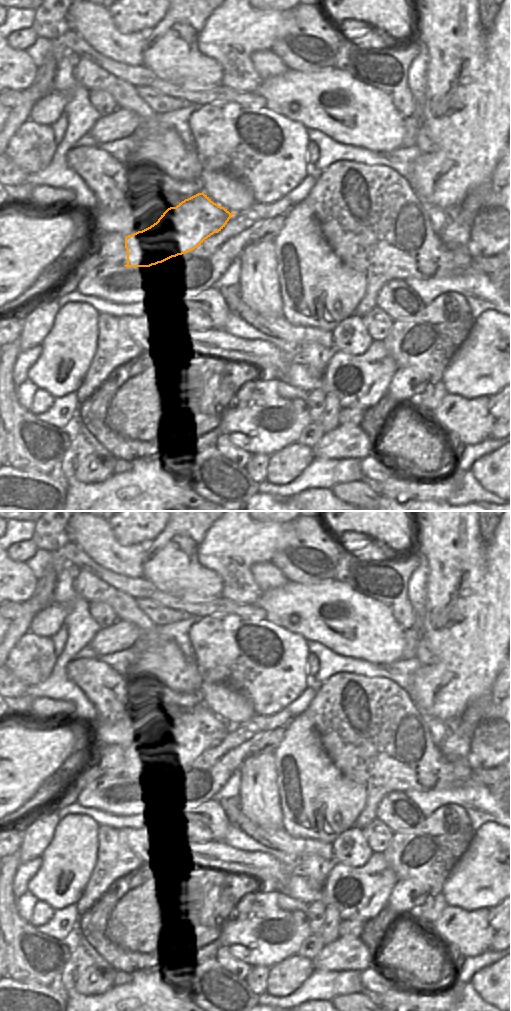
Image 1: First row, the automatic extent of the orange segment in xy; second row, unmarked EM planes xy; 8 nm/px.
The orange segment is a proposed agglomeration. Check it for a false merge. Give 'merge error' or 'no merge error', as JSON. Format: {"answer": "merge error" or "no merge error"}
{"answer": "merge error"}

